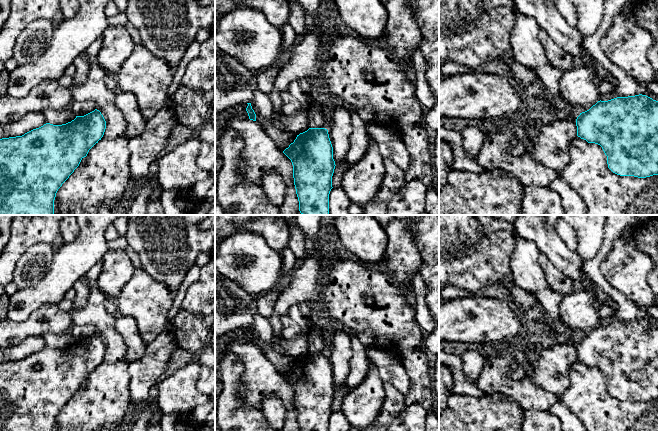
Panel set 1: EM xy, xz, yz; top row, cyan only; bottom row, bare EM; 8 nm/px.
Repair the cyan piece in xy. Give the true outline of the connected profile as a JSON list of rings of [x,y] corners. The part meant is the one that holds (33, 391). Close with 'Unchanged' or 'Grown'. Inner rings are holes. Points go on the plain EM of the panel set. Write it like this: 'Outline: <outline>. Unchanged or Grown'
Outline: [[[97,333],[62,349],[46,347],[22,360],[0,363],[0,431],[54,431],[58,413],[104,359],[106,345]]]. Unchanged

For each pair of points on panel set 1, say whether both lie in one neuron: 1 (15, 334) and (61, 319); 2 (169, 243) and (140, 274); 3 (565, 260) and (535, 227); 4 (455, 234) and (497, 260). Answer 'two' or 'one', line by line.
1: one
2: two
3: one
4: one

